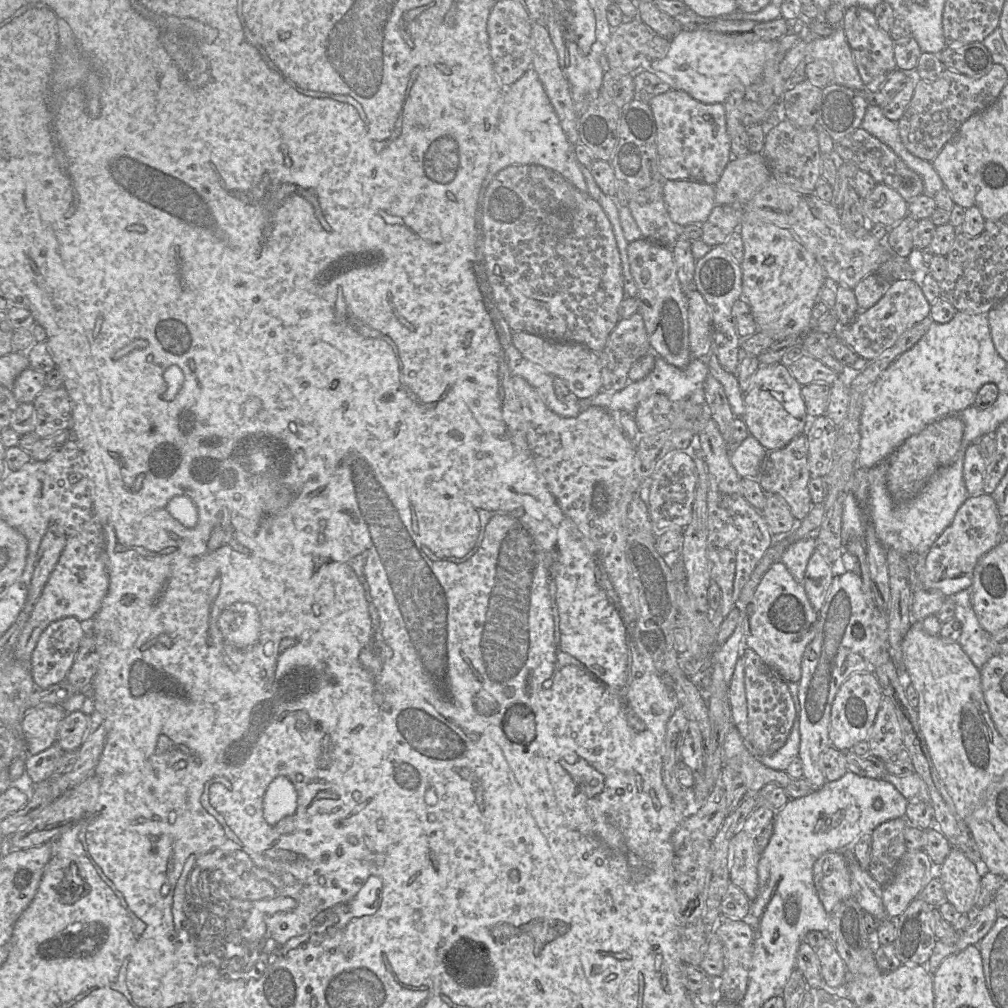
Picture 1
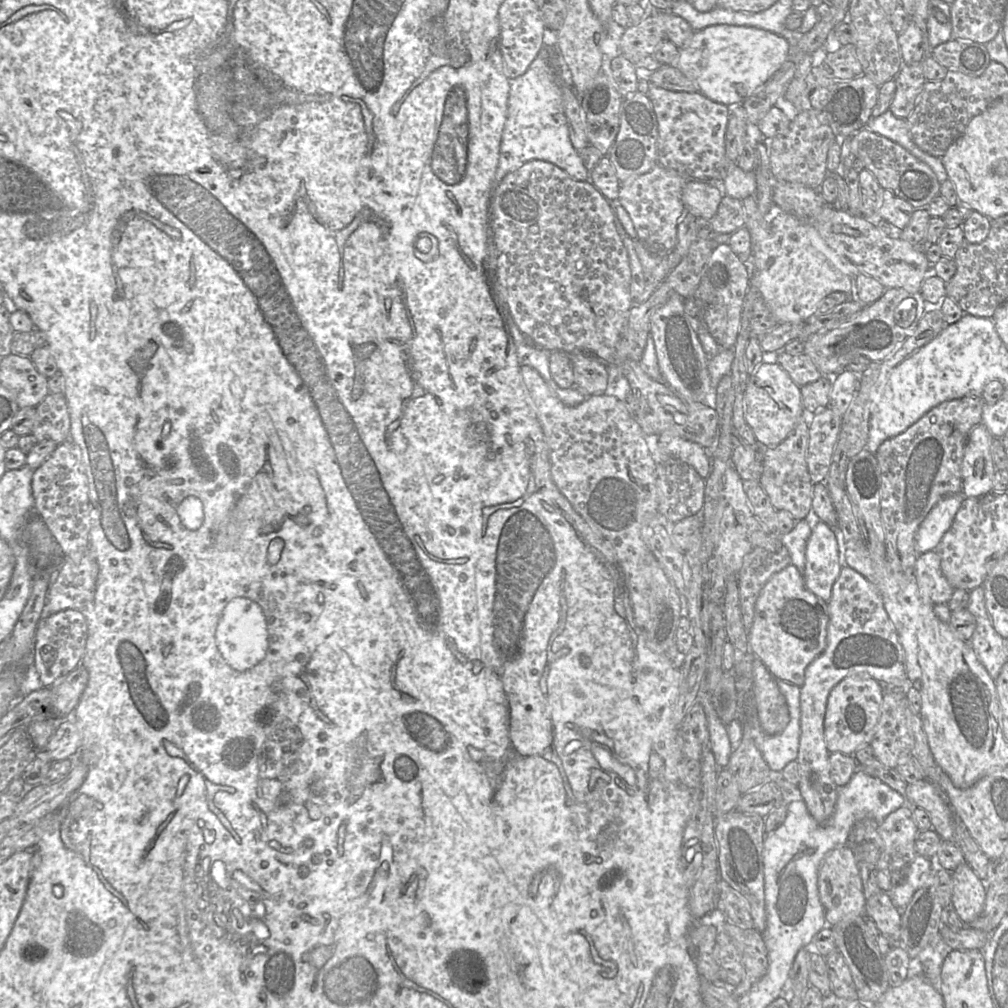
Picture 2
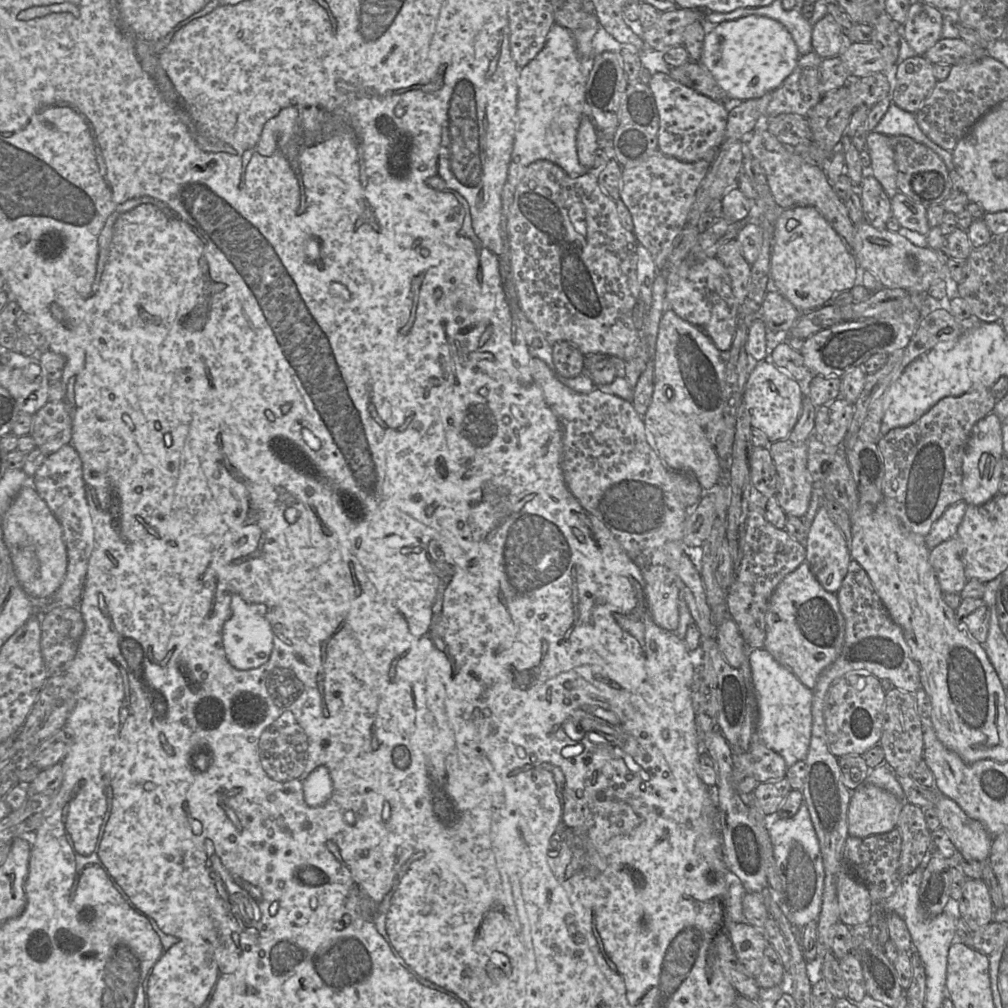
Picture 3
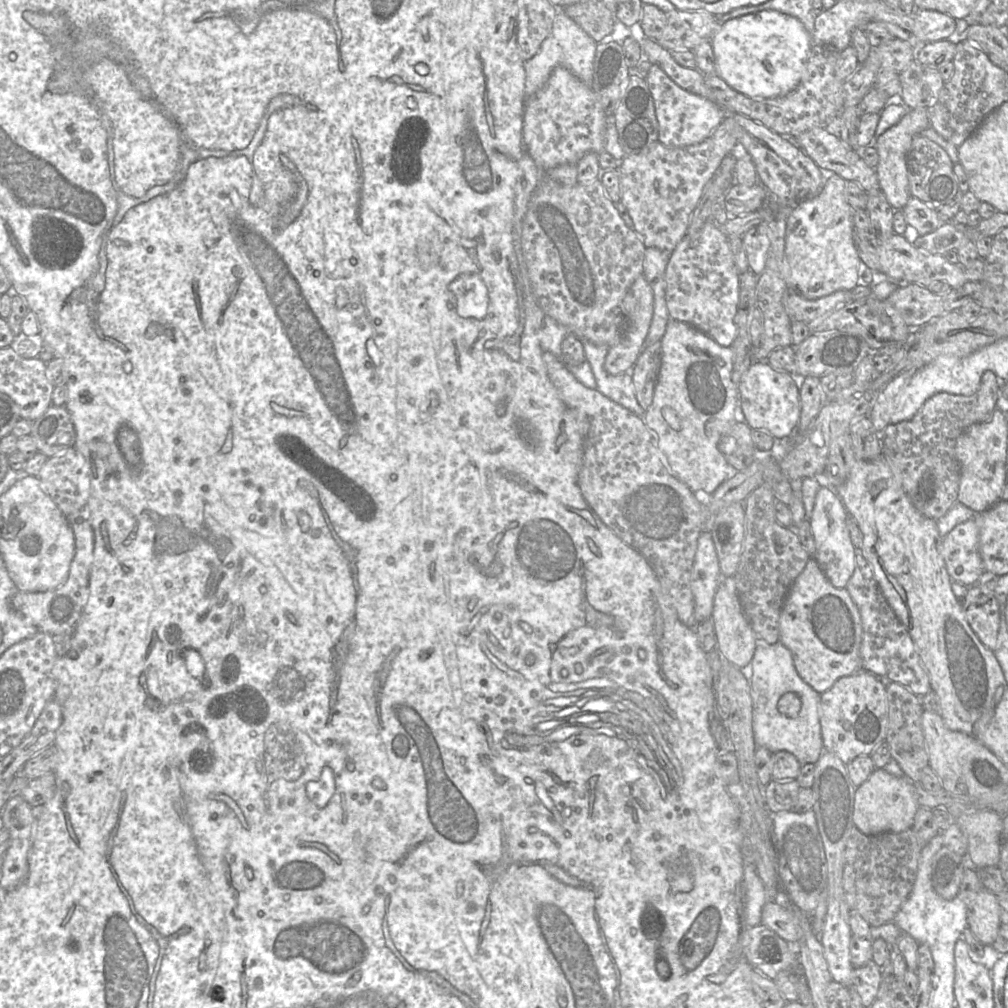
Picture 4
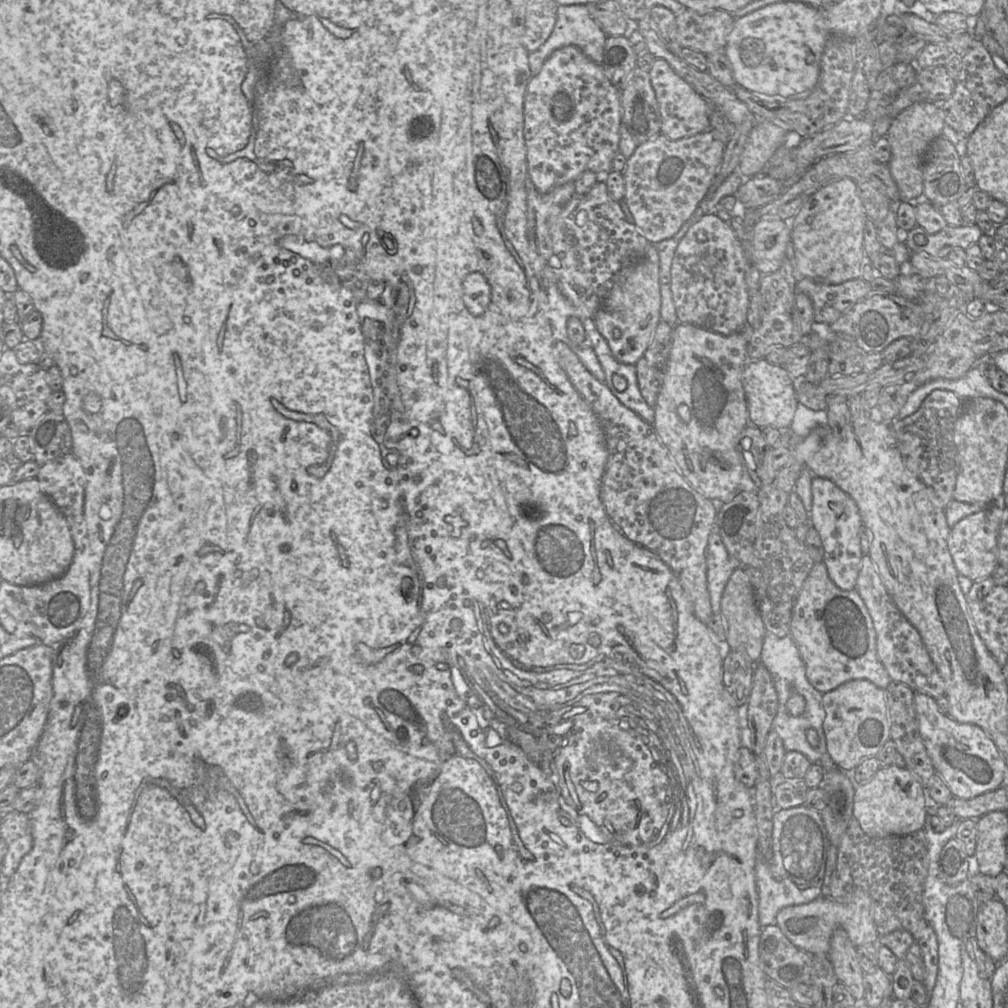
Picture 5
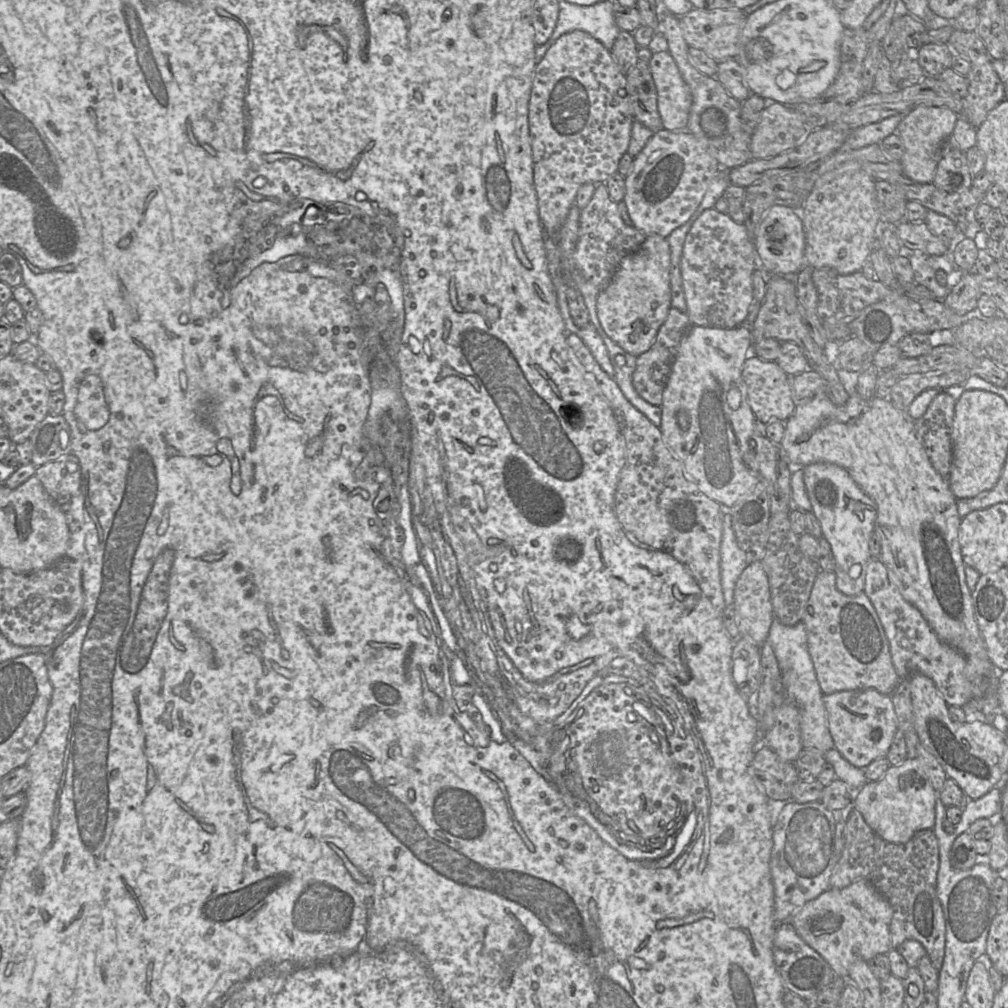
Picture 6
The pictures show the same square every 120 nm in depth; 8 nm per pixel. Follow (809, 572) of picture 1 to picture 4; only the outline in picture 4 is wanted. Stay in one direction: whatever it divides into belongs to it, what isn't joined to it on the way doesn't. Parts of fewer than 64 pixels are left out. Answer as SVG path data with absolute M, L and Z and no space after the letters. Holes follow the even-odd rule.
M822 485L816 494L812 515L808 519L816 546L811 558L817 561L825 576L838 589L845 588L852 576L858 552L850 539L848 518L847 509L836 491L827 485Z

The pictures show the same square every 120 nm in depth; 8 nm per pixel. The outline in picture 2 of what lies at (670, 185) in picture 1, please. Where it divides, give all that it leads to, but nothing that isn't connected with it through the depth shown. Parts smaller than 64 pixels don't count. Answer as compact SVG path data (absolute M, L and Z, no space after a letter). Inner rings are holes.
M687 180L682 189L685 210L696 218L711 220L723 196L721 184Z

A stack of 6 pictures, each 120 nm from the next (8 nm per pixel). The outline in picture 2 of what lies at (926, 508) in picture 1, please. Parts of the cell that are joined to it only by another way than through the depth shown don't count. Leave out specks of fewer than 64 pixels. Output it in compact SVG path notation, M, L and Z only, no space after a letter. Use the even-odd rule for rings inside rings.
M961 491L944 497L931 509L920 524L915 537L915 549L918 555L935 550L951 527L965 498L966 496Z

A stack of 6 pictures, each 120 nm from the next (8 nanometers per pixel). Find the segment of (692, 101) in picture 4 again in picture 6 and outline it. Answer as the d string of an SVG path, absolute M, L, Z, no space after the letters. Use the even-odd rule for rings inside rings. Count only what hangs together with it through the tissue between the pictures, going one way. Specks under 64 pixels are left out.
M659 51L653 54L649 68L657 90L663 129L687 130L692 94L675 60L668 51Z

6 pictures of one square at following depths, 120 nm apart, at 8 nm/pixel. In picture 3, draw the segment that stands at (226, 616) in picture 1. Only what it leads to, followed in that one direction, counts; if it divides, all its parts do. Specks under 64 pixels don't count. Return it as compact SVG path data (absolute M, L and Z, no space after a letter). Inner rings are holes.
M234 595L232 600L233 613L223 628L223 646L230 664L239 670L253 670L264 665L273 650L272 625L263 612L261 603L249 603Z

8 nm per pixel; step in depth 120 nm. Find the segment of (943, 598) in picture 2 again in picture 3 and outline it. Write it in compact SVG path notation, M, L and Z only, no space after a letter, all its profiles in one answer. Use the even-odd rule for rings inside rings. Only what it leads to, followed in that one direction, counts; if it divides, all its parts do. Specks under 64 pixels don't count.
M954 536L932 548L929 563L943 593L960 593L968 579L962 559L963 545Z

